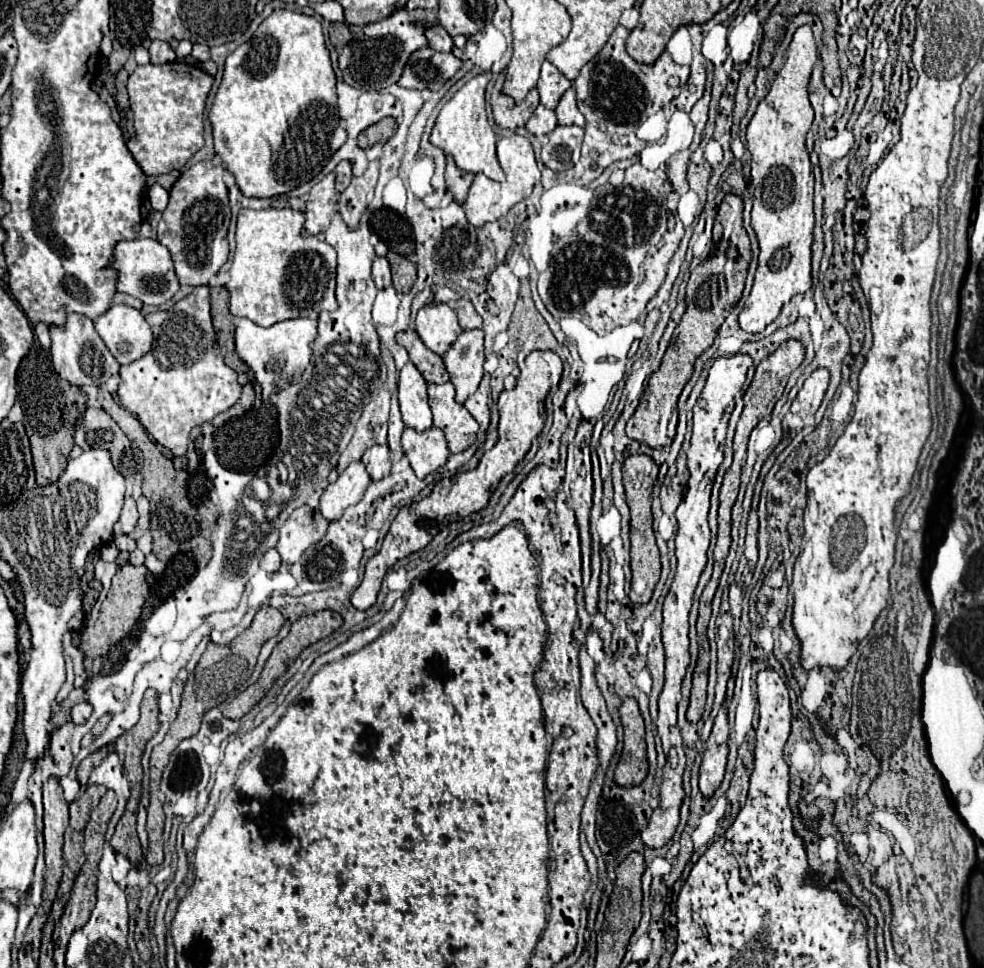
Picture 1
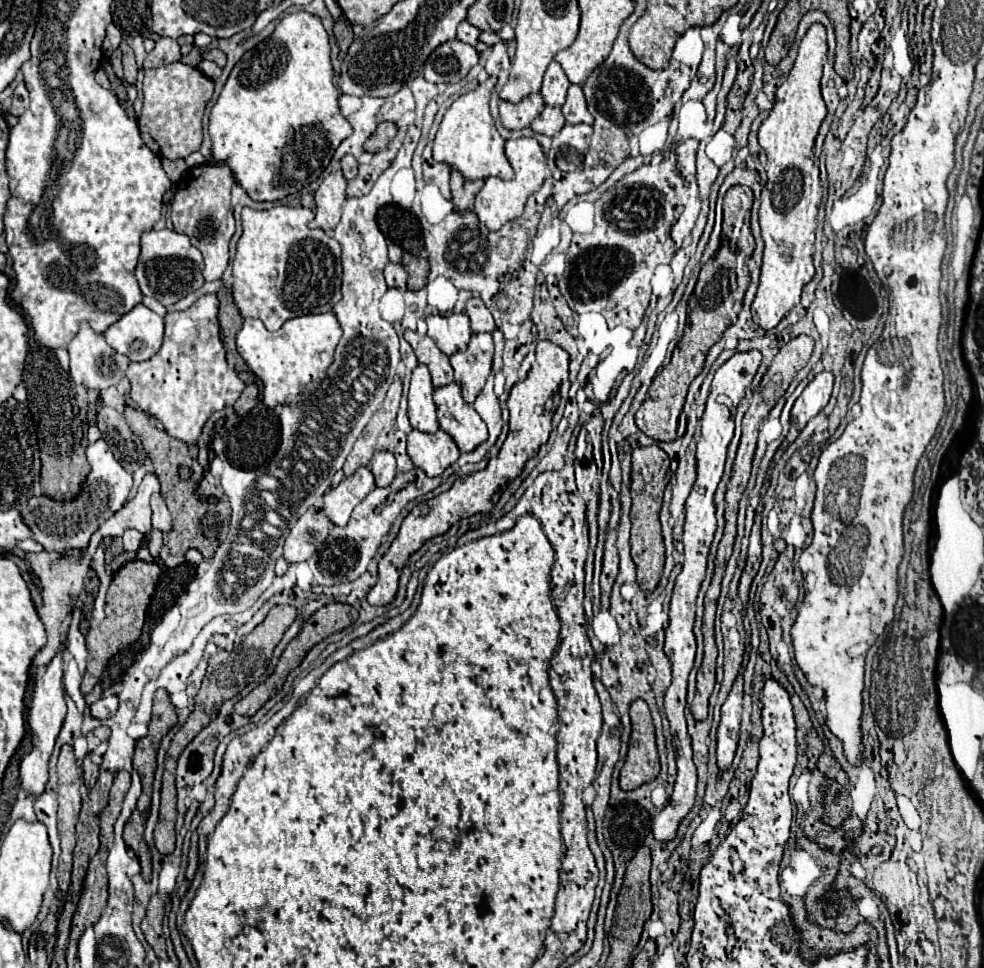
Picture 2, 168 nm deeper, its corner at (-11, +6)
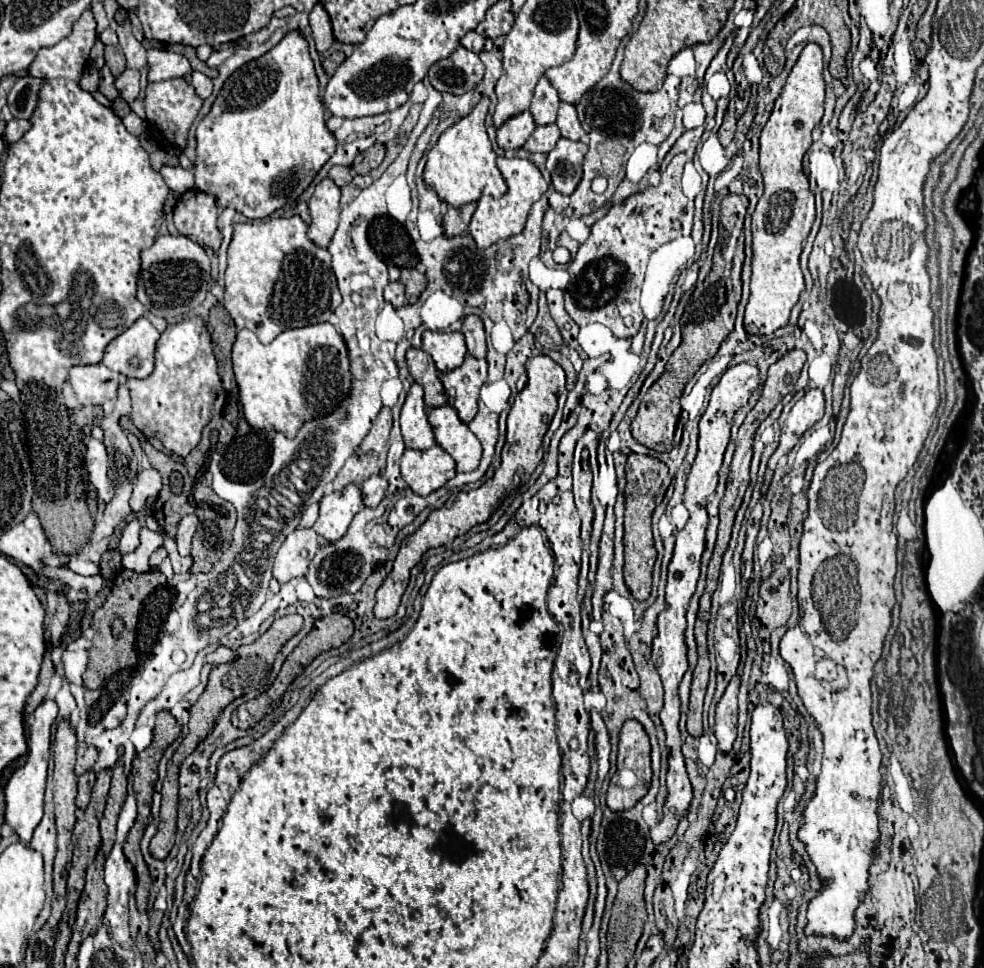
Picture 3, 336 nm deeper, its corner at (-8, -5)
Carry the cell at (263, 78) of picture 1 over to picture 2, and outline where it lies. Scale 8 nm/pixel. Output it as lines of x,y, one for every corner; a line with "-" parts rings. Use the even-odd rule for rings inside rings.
297,11
285,15
275,31
249,49
233,67
209,115
213,159
225,161
241,187
255,201
277,201
313,183
329,165
335,149
353,133
339,111
341,91
333,83
335,71
329,57
329,35
317,15

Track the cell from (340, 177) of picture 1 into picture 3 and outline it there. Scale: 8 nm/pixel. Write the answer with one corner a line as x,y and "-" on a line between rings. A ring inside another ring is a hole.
332,166
328,172
328,178
332,178
336,182
336,186
346,186
352,180
350,170
346,166

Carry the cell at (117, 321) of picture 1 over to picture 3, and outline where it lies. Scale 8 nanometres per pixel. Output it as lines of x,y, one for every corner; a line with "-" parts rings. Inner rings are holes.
140,318
106,346
102,364
126,378
146,378
154,370
154,348
158,338
160,332
150,320

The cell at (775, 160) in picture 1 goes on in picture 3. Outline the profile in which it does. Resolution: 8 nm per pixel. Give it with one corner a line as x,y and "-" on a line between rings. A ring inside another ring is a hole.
808,44
800,58
796,60
790,76
784,84
782,94
778,96
772,114
760,134
760,172
764,176
764,194
758,200
758,206
752,214
752,282
750,282
750,300
746,304
744,330
756,336
772,336
774,330
788,324
790,310
798,302
804,290
804,276
800,272
800,252
802,244
810,234
814,224
814,194
810,192
808,178
802,170
802,158
812,144
812,130
820,124
824,114
824,78
822,78
822,48
818,44

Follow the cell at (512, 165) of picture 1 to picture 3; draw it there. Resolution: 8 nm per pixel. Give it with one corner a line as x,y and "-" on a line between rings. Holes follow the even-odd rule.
498,158
498,170
502,174
502,178
506,180
508,192
502,198
492,198
492,196
482,196
478,200
478,208
470,220
470,236
474,238
478,248
488,248
492,244
496,244
498,240
516,236
524,230
526,218
528,218
528,210
530,206
540,200
540,196
548,190
546,180
542,178
540,170
530,162
530,160
522,160
522,158

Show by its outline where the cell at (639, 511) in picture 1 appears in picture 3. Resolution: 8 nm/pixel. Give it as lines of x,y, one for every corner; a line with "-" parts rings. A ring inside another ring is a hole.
630,454
626,462
626,518
624,518
624,582
630,590
630,594
636,600
646,600
650,596
650,582
652,582
652,566
656,560
656,548
652,540
652,528
650,518
658,502
662,502
666,486
670,486
668,466
652,456
642,454

